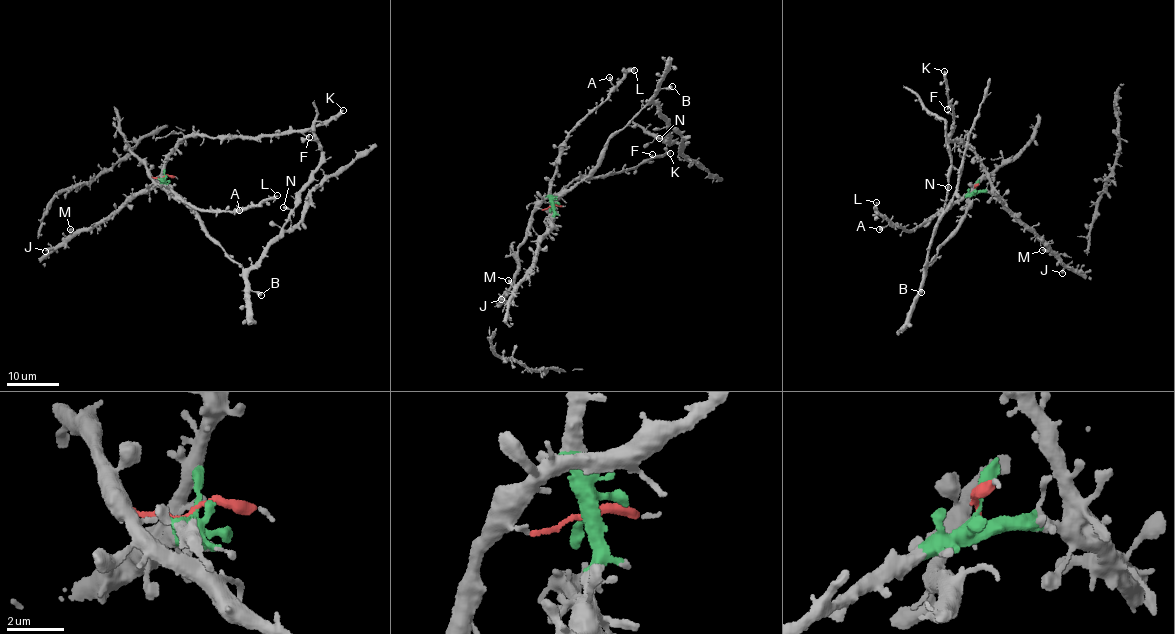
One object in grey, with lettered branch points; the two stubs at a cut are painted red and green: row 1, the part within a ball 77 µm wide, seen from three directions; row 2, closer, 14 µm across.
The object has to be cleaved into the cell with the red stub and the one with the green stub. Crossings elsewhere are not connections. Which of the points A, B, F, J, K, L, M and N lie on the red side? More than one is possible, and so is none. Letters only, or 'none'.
B, N

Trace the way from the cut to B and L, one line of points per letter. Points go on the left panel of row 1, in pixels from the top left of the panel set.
B: (164, 178), (151, 176), (166, 193), (193, 210), (207, 238), (242, 267), (247, 288), (262, 295)
L: (164, 178), (178, 198), (199, 208), (230, 211), (260, 205), (277, 195)

